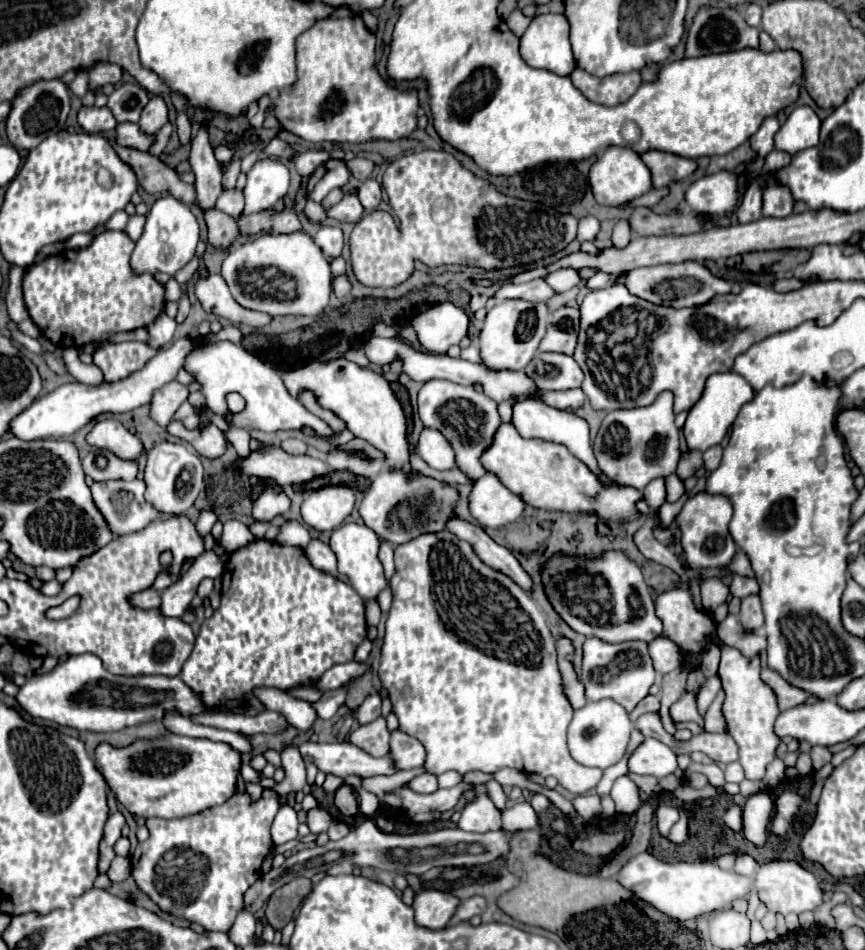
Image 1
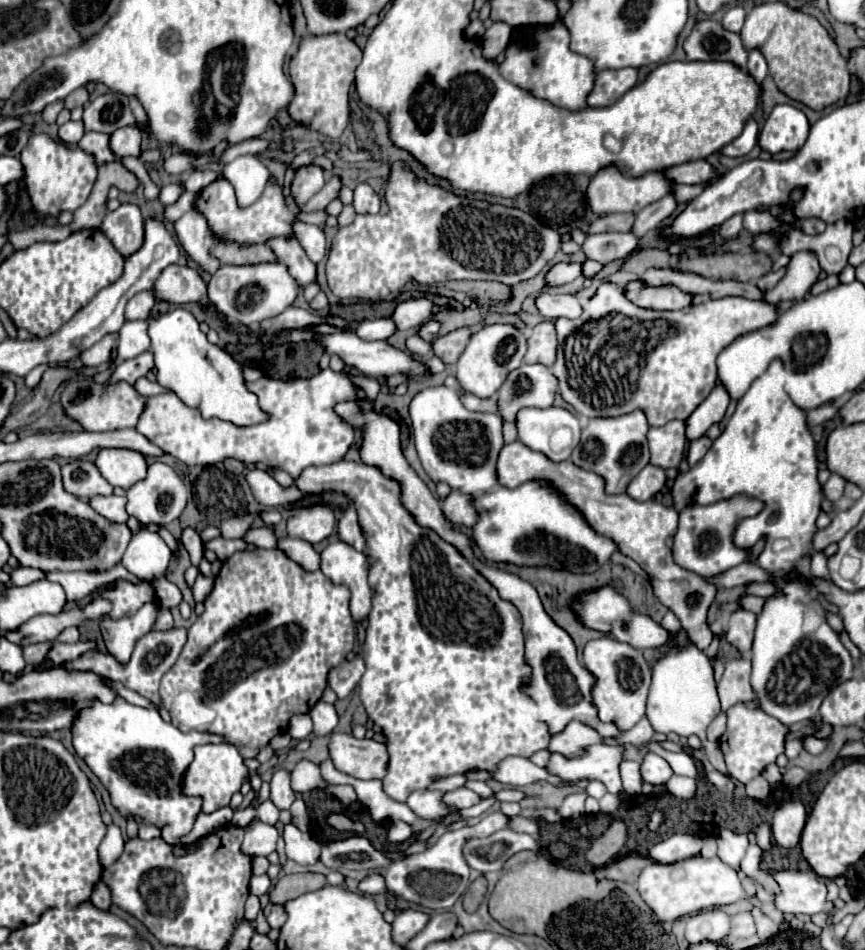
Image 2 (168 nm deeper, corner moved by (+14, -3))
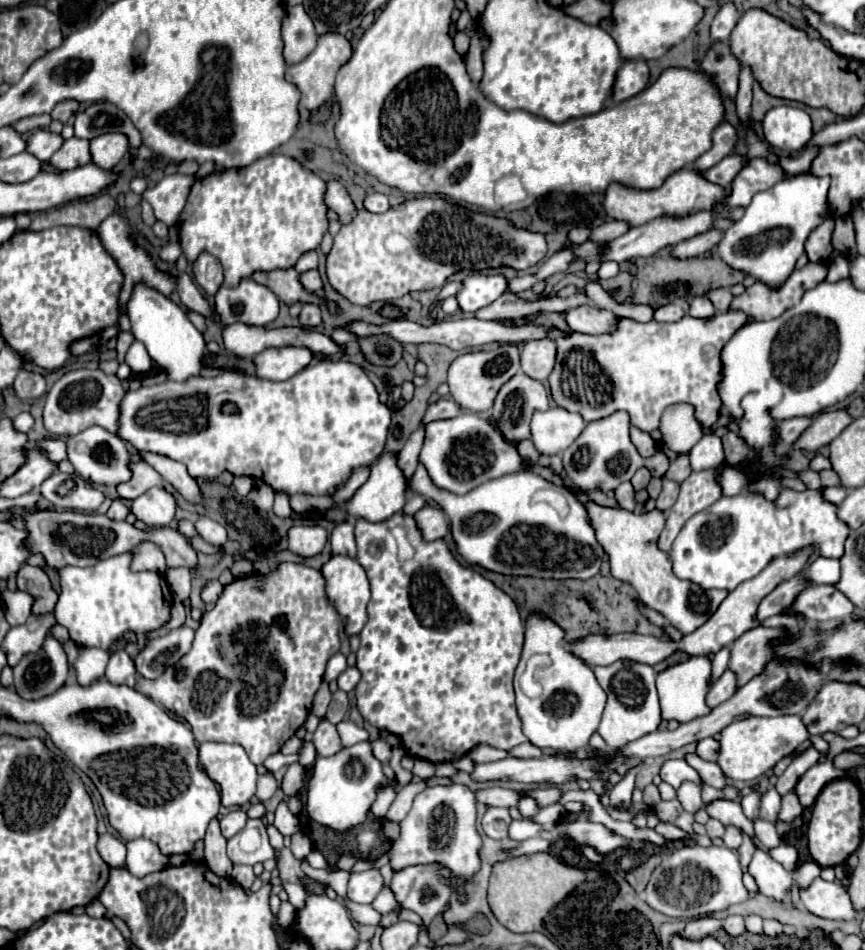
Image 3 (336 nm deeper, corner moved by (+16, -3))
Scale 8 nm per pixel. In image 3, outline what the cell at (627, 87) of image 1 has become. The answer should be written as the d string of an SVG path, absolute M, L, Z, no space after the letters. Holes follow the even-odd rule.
M626 60L616 72L616 82L612 86L612 102L618 104L626 98L632 98L648 84L648 66L644 60Z

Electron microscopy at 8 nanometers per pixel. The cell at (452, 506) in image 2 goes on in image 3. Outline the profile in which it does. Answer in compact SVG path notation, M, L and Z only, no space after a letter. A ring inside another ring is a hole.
M428 504L424 506L420 512L414 514L420 530L422 530L422 536L424 540L438 540L438 538L444 538L448 528L450 528L450 520L446 516L444 510Z

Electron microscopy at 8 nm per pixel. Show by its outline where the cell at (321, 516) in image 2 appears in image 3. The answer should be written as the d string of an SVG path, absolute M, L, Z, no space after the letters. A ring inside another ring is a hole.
M302 524L302 526L292 526L288 530L288 550L304 558L322 552L326 540L328 532L322 524Z

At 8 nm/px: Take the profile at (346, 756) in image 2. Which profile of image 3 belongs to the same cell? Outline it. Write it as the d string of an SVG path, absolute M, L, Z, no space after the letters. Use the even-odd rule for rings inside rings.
M322 720L318 724L318 728L314 732L314 746L320 756L334 756L336 752L340 752L340 748L344 748L336 726L330 724L328 720Z

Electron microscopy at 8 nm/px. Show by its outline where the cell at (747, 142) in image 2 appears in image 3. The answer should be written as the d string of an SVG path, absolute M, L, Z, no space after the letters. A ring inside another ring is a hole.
M724 122L724 124L720 124L720 126L714 130L712 142L714 142L712 148L710 148L706 154L702 154L702 156L694 162L694 168L696 168L698 172L704 172L706 168L718 164L724 156L728 156L728 154L734 152L736 142L738 142L738 130L736 130L732 124Z

